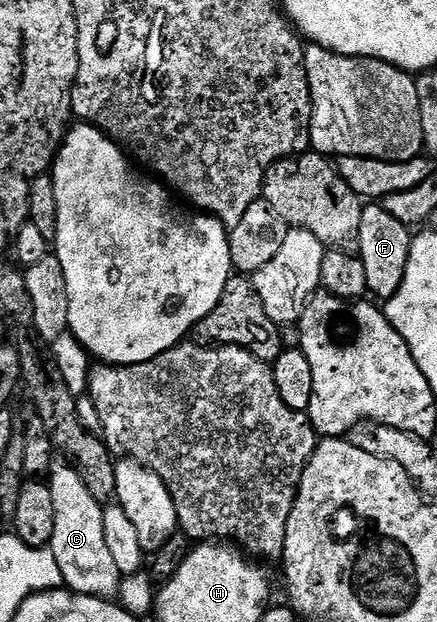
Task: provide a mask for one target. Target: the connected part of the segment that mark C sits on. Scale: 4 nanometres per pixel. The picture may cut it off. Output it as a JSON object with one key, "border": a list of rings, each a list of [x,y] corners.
{"border":[[[60,461],[53,466],[50,486],[54,497],[54,537],[50,549],[54,553],[54,561],[58,561],[58,569],[62,569],[64,587],[78,595],[94,595],[97,599],[111,600],[119,592],[122,576],[106,545],[106,529],[102,529],[104,507],[97,499],[90,497],[90,489],[86,489],[82,477],[78,477],[78,473],[67,462]]]}

